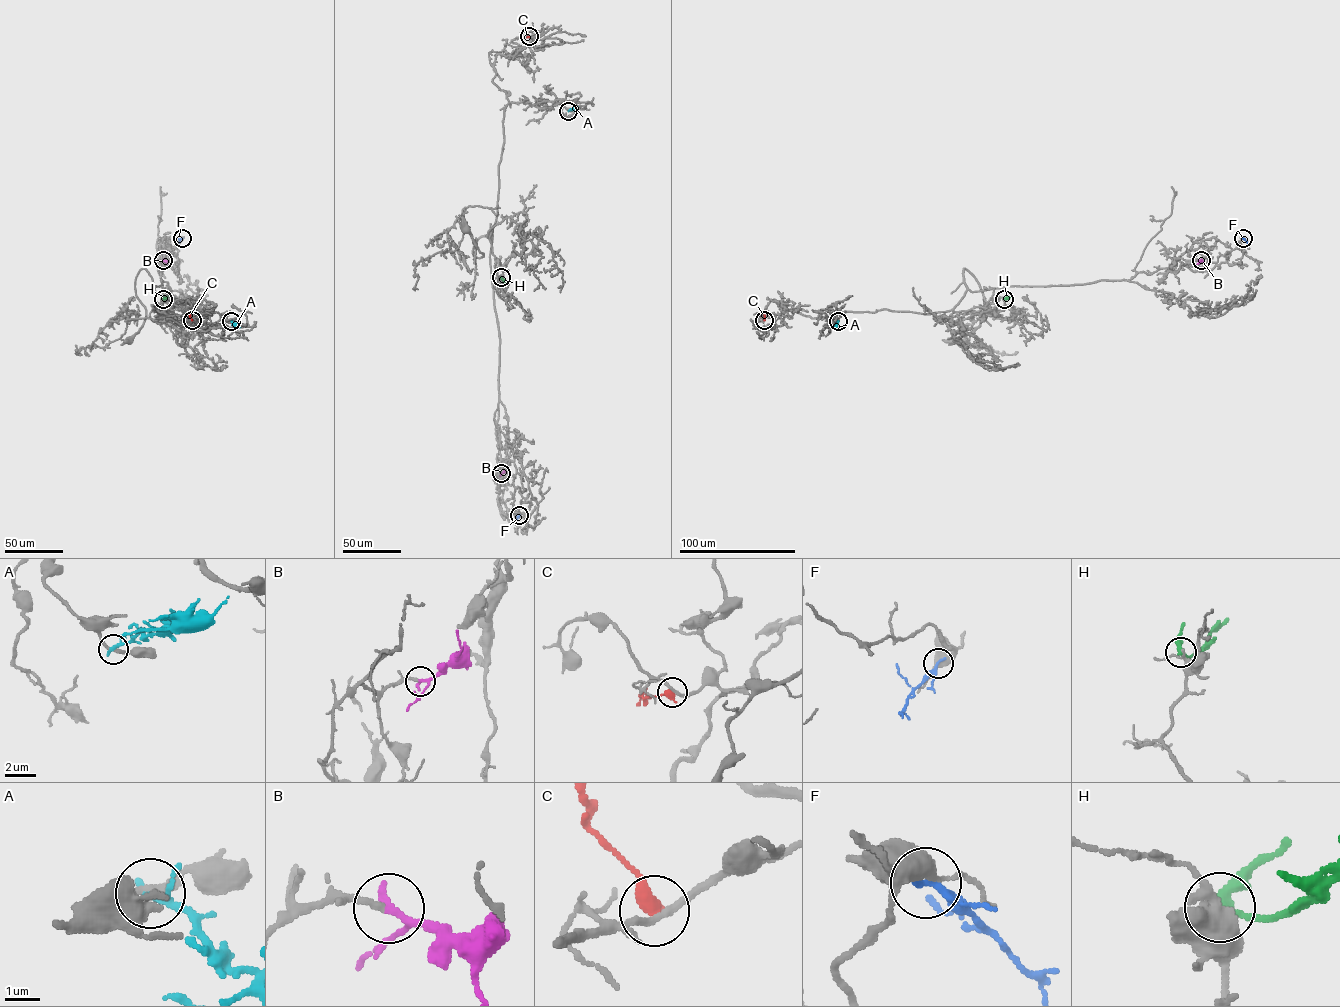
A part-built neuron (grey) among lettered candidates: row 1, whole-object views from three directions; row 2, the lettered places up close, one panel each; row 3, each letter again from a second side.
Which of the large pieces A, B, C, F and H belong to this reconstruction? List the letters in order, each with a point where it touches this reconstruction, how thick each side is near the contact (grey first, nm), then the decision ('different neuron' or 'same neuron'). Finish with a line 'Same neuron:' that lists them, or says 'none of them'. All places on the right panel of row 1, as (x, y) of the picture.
A: (838, 321) | 220/180 nm | different neuron
B: (1201, 260) | 130/200 nm | same neuron
C: (764, 320) | 200/460 nm | different neuron
F: (1243, 238) | 460/240 nm | different neuron
H: (1004, 299) | 200/300 nm | different neuron
Same neuron: B

